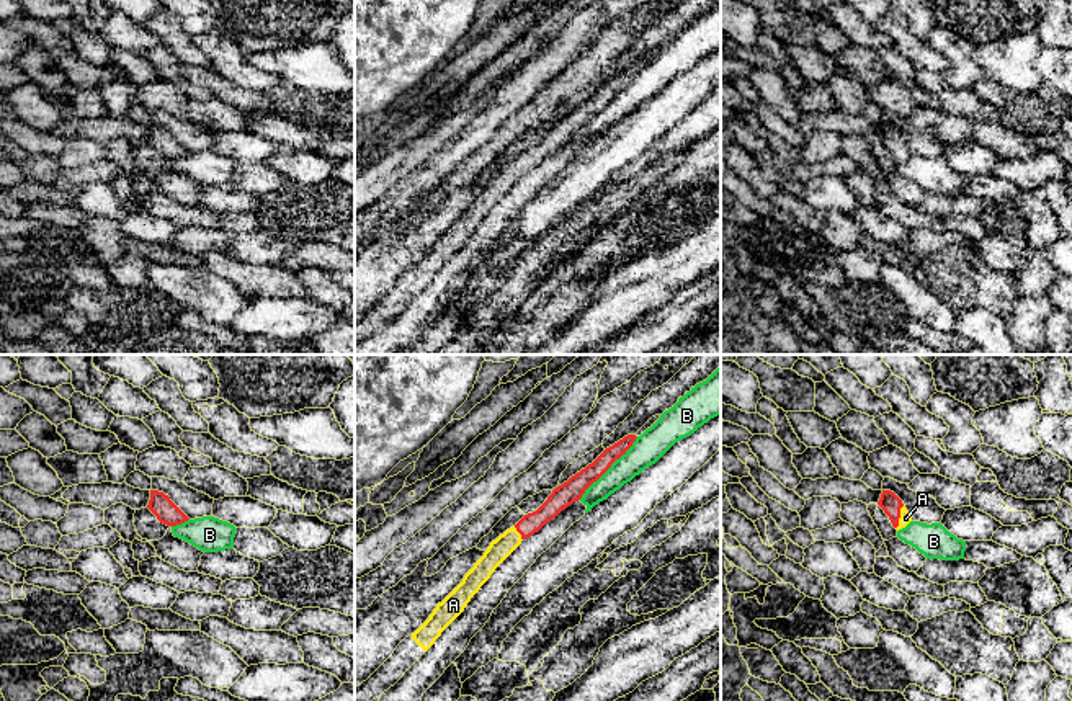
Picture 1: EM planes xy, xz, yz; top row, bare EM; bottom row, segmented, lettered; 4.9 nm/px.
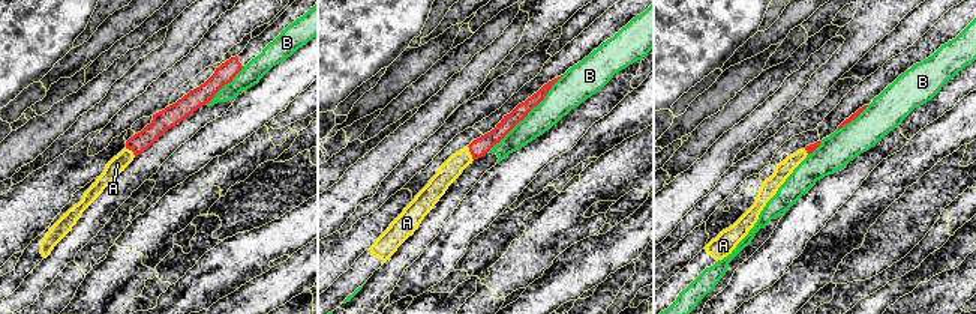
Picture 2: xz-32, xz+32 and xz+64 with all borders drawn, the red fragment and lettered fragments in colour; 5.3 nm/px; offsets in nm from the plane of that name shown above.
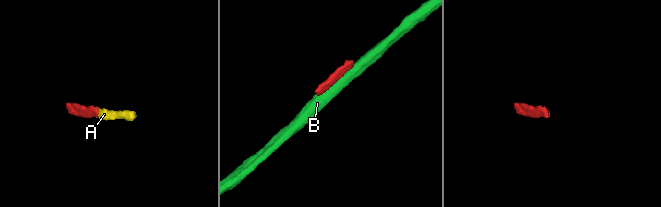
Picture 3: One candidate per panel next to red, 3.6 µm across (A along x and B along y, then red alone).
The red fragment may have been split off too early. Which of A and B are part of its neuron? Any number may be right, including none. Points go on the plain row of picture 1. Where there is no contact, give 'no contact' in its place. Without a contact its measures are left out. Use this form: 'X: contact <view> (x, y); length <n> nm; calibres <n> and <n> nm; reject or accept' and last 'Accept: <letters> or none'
A: contact yz (899, 149); length 140 nm; calibres 100 and 60 nm; accept
B: contact xz (608, 102); length 420 nm; calibres 110 and 150 nm; reject
Accept: A

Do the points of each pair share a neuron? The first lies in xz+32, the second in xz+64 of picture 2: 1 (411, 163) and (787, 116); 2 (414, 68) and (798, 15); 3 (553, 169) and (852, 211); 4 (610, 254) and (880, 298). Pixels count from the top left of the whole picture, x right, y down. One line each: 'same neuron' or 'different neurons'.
1: different neurons
2: different neurons
3: same neuron
4: same neuron

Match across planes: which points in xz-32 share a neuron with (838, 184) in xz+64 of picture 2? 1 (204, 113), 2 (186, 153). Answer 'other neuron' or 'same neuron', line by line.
1: other neuron
2: same neuron

